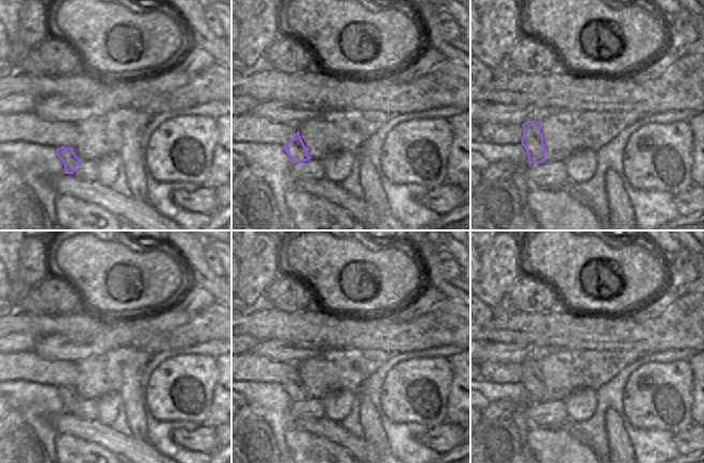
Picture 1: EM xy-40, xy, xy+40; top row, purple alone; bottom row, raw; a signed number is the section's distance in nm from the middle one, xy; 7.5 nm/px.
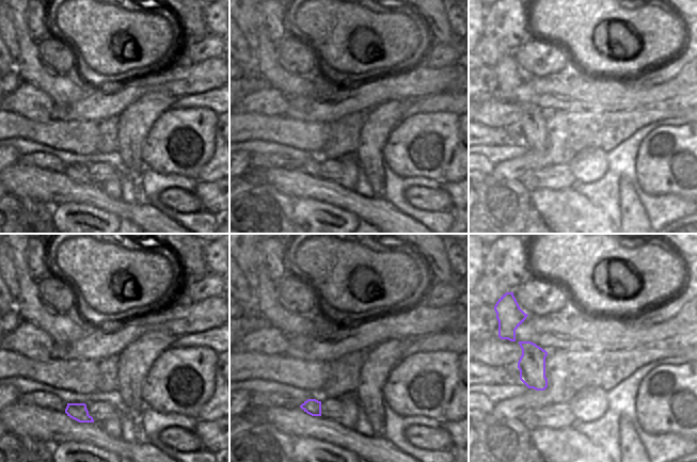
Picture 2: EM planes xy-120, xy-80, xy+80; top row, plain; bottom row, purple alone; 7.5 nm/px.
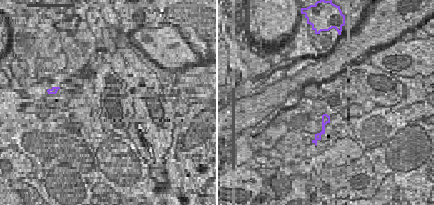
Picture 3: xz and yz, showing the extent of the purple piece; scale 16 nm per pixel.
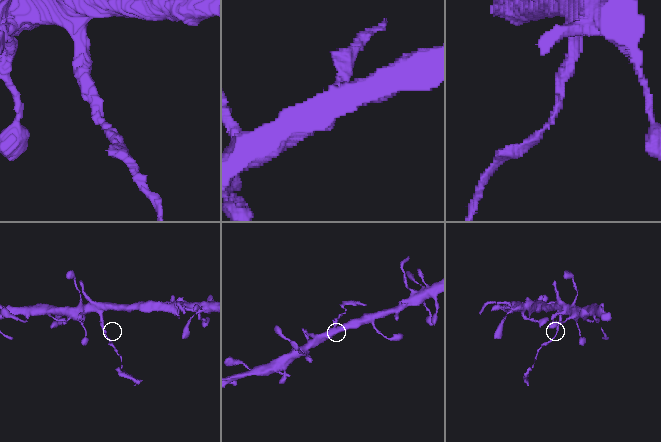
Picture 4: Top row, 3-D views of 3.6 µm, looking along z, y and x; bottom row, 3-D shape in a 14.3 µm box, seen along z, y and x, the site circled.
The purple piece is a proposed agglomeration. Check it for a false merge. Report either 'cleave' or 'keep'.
cleave

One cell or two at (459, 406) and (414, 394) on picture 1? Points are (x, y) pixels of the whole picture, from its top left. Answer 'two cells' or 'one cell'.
two cells

